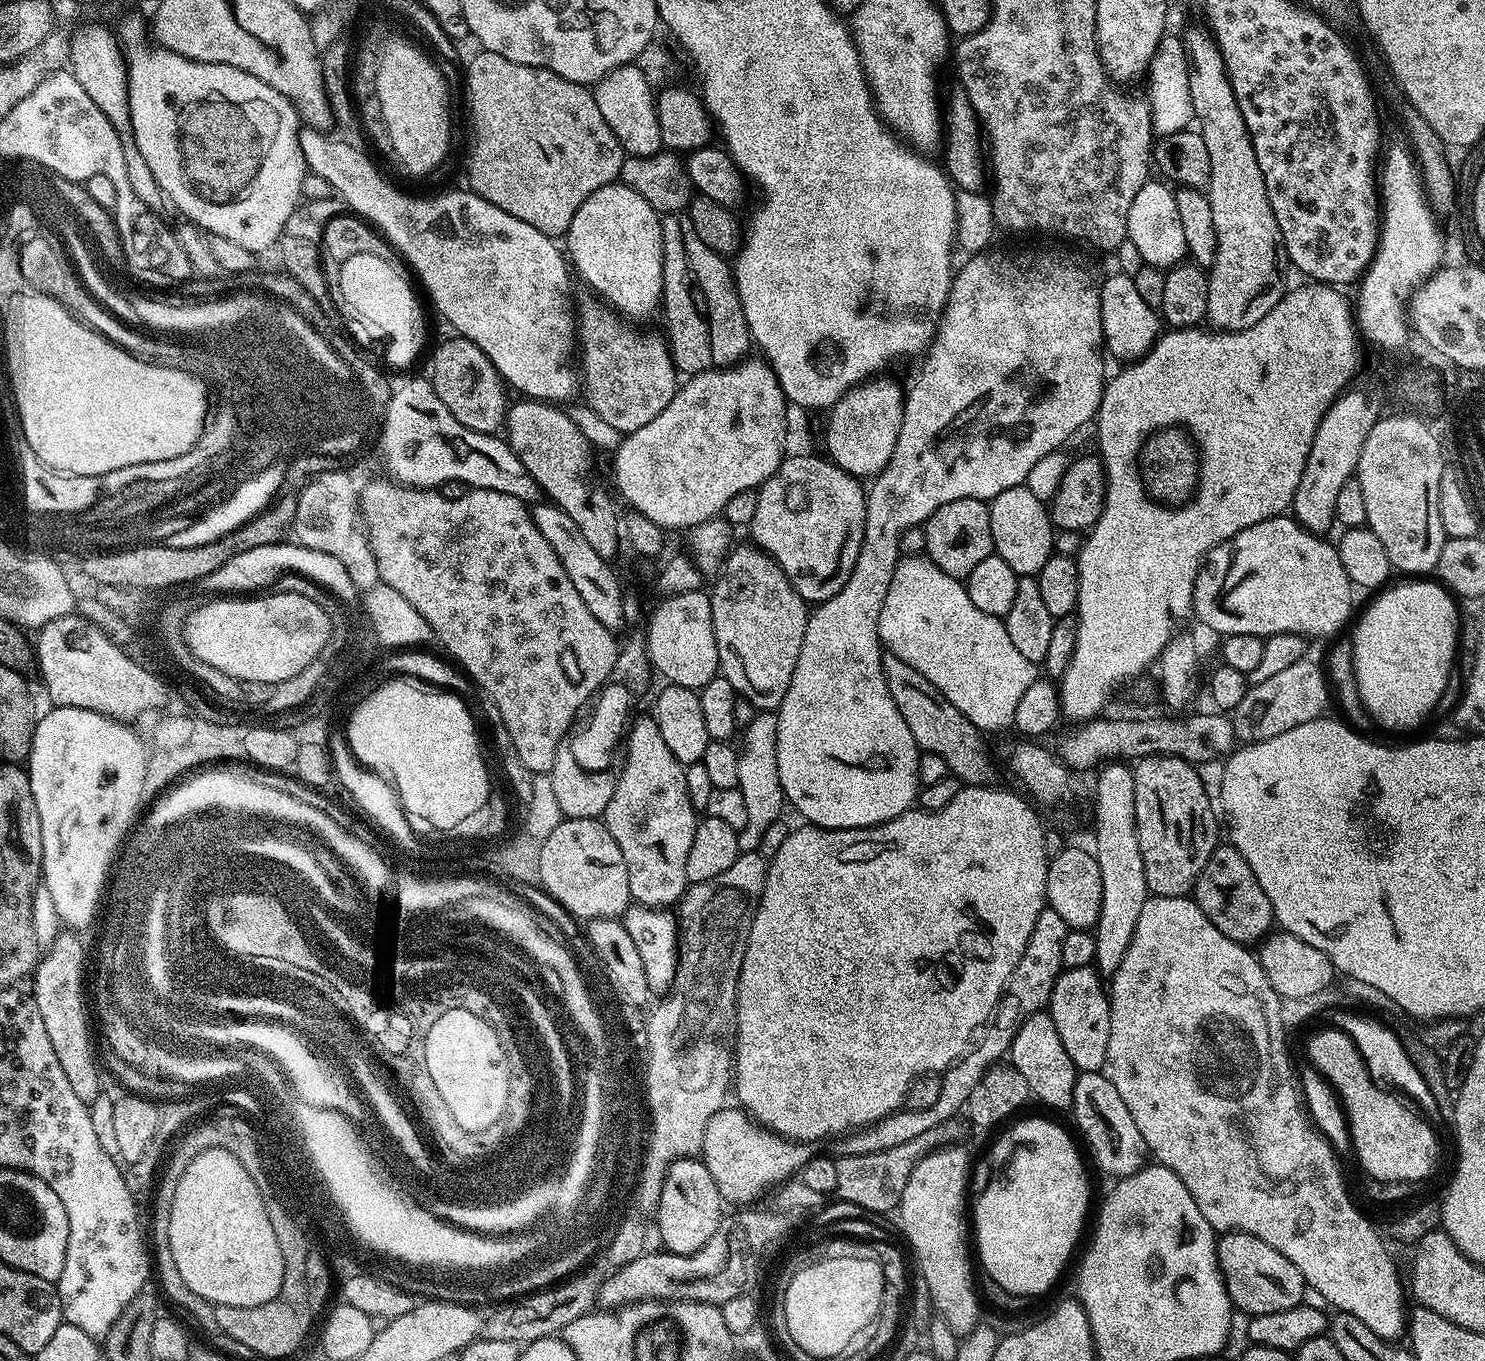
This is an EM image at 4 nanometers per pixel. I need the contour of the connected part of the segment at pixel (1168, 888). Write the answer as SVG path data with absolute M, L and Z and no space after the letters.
M1146 756L1135 761L1134 814L1138 846L1142 850L1142 862L1146 866L1148 891L1153 896L1188 896L1193 891L1196 879L1203 872L1211 852L1218 845L1216 839L1216 812L1214 800L1208 797L1200 776L1189 761L1181 756Z

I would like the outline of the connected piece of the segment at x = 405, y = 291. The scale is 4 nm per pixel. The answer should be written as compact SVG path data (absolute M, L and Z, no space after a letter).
M354 254L354 258L342 265L338 277L340 296L344 299L344 312L356 324L365 324L373 328L380 336L388 339L384 348L384 360L392 368L408 368L420 356L424 348L424 312L416 301L416 292L412 284L395 268L395 263L386 258L378 258L378 254Z

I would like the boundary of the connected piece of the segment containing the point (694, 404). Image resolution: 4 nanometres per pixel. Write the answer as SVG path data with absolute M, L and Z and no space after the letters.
M745 358L723 370L713 370L710 372L699 372L697 376L685 379L682 387L670 398L670 406L658 414L651 422L646 422L642 430L634 430L623 437L624 440L616 448L616 457L612 460L612 480L616 483L616 488L620 491L620 496L629 504L632 512L642 514L650 518L658 527L671 530L671 528L685 528L691 530L698 525L704 524L707 520L715 520L723 513L726 502L734 498L734 494L751 492L759 489L760 485L776 473L778 466L786 459L784 447L784 435L787 433L787 408L788 401L784 399L784 391L774 374L774 370L768 365L768 361L763 358Z

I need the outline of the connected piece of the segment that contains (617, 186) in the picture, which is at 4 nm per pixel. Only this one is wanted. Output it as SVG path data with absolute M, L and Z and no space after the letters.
M617 182L594 190L578 206L566 233L566 252L575 275L580 275L608 307L632 322L657 315L664 299L661 219L661 213L655 212L642 194L634 194L630 186Z

